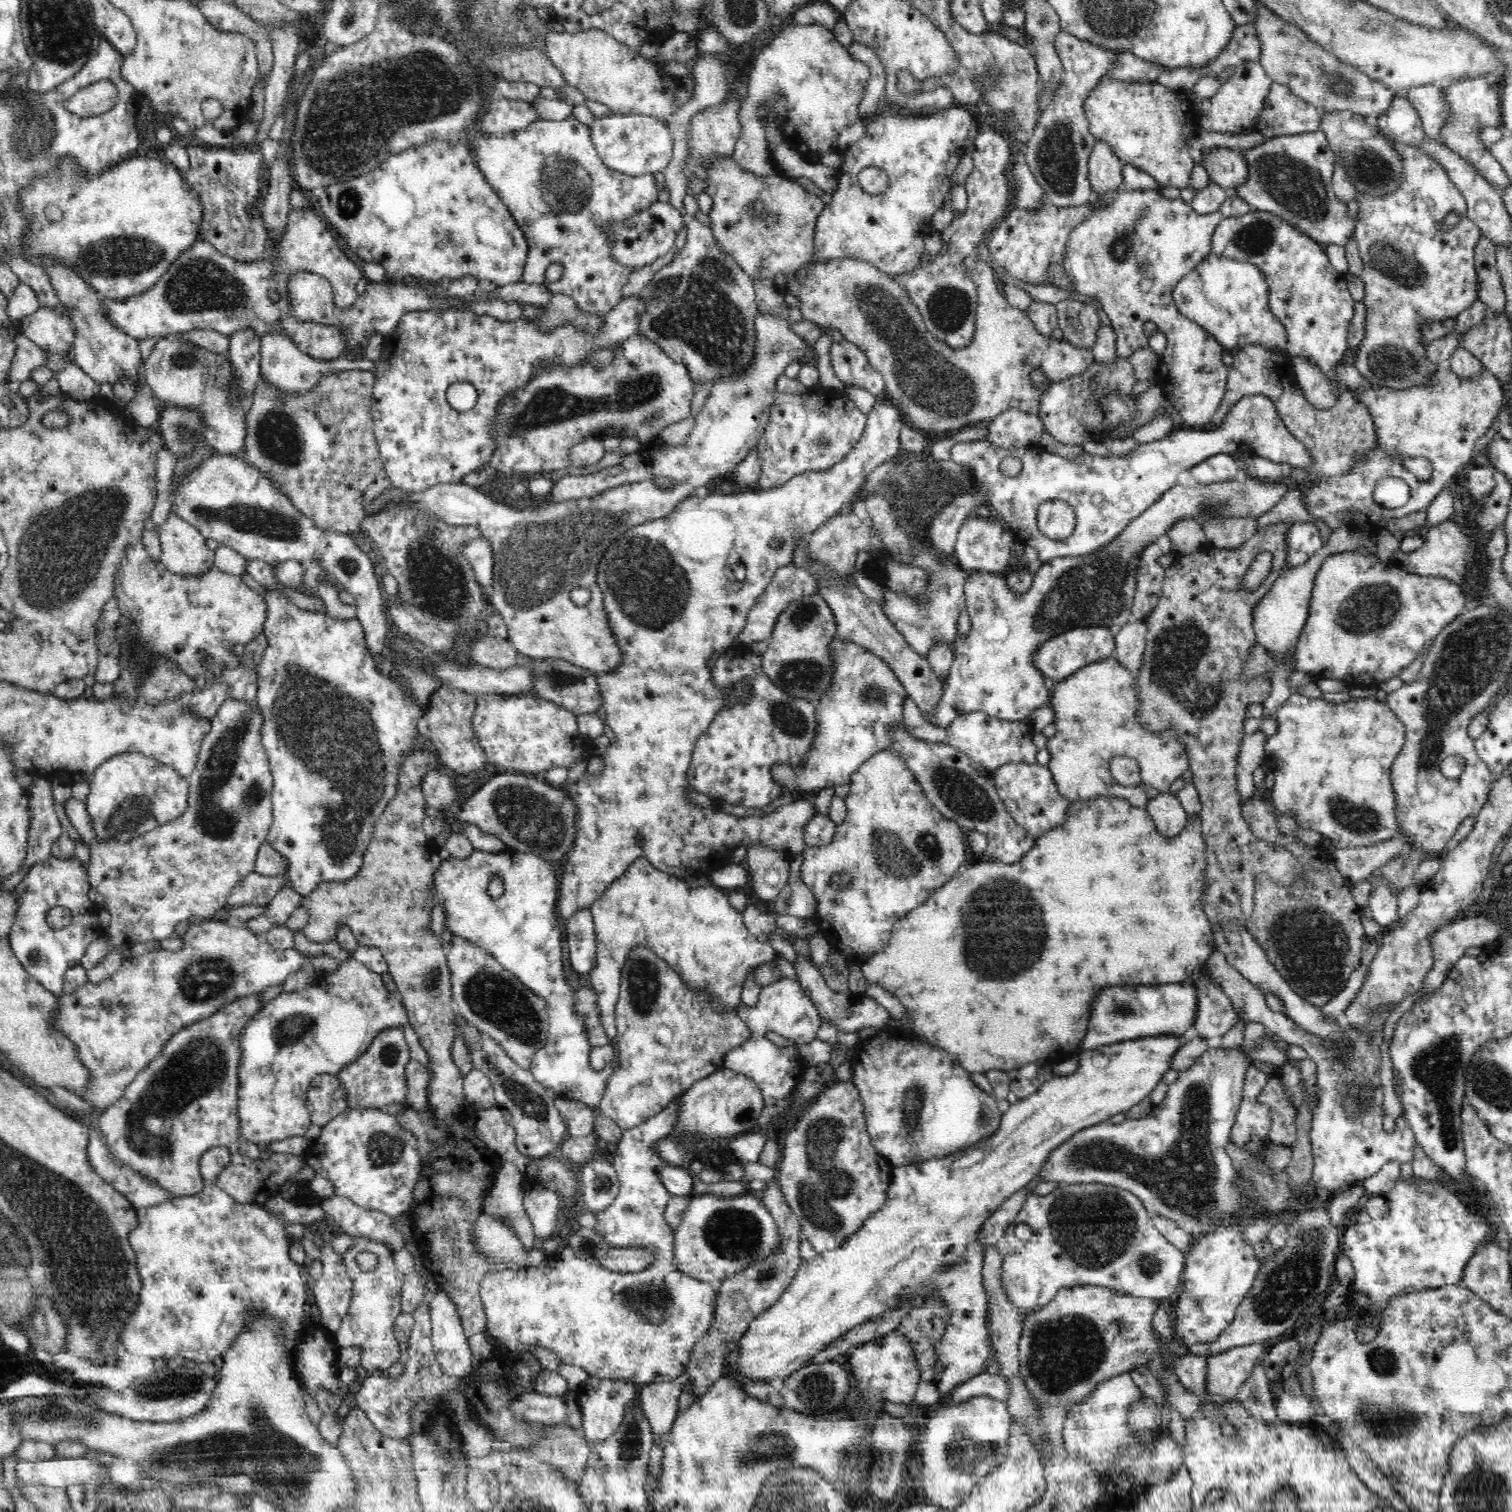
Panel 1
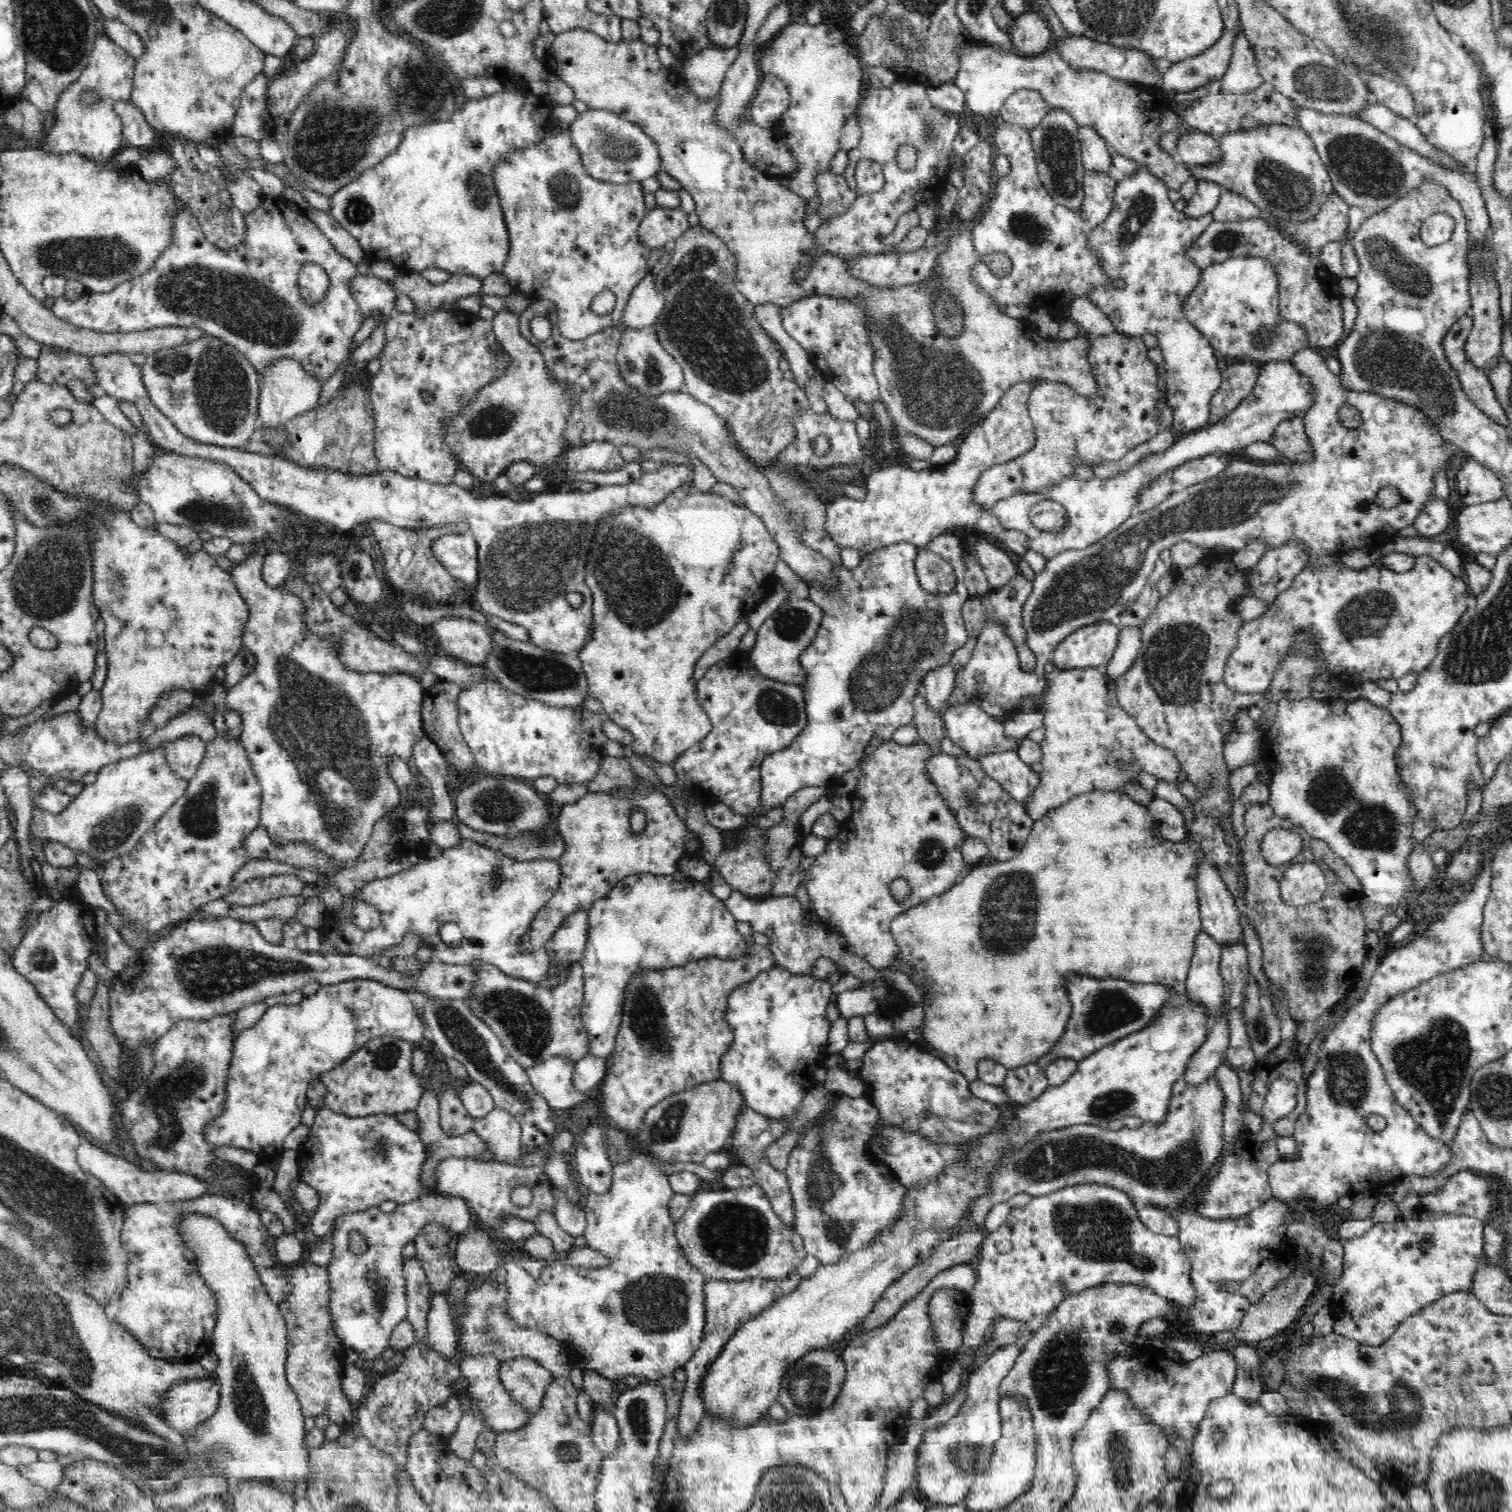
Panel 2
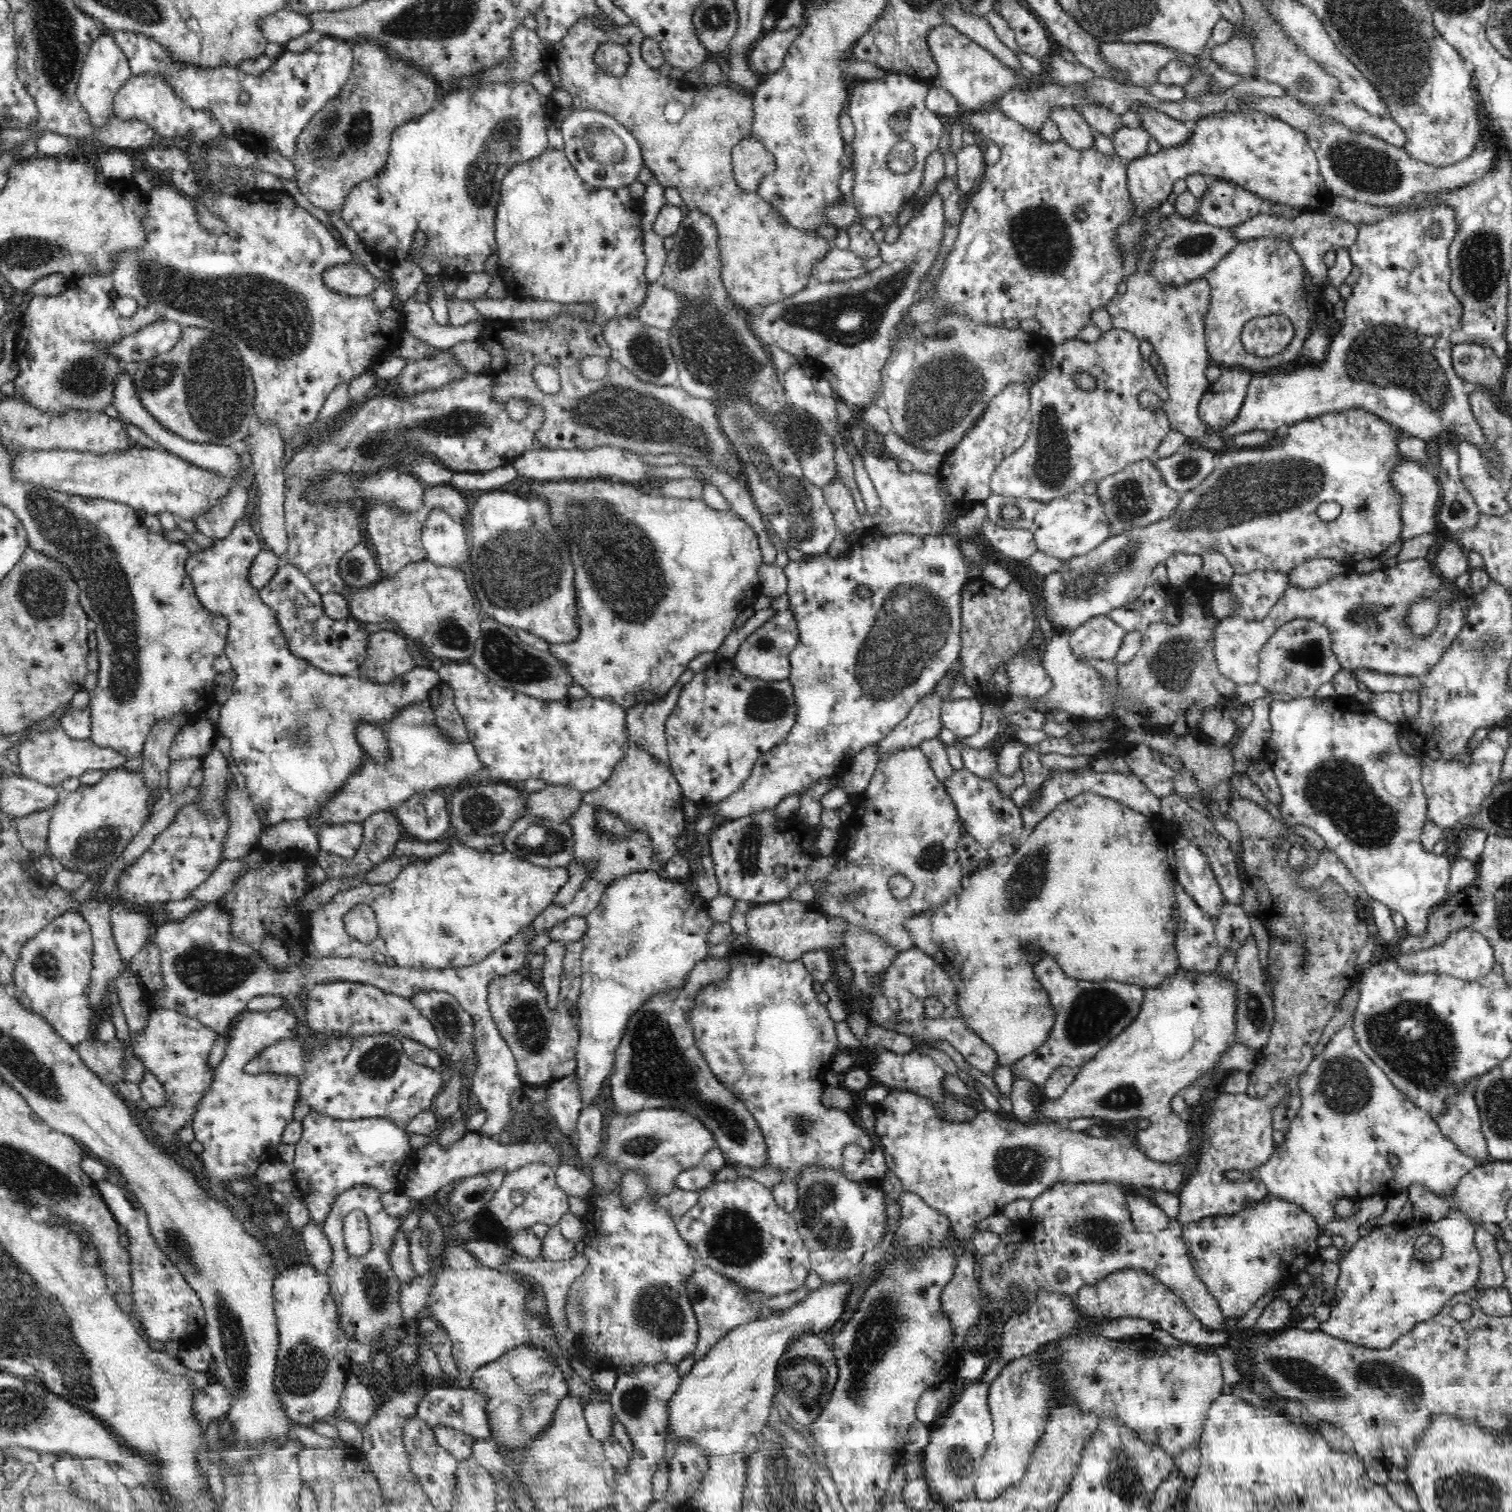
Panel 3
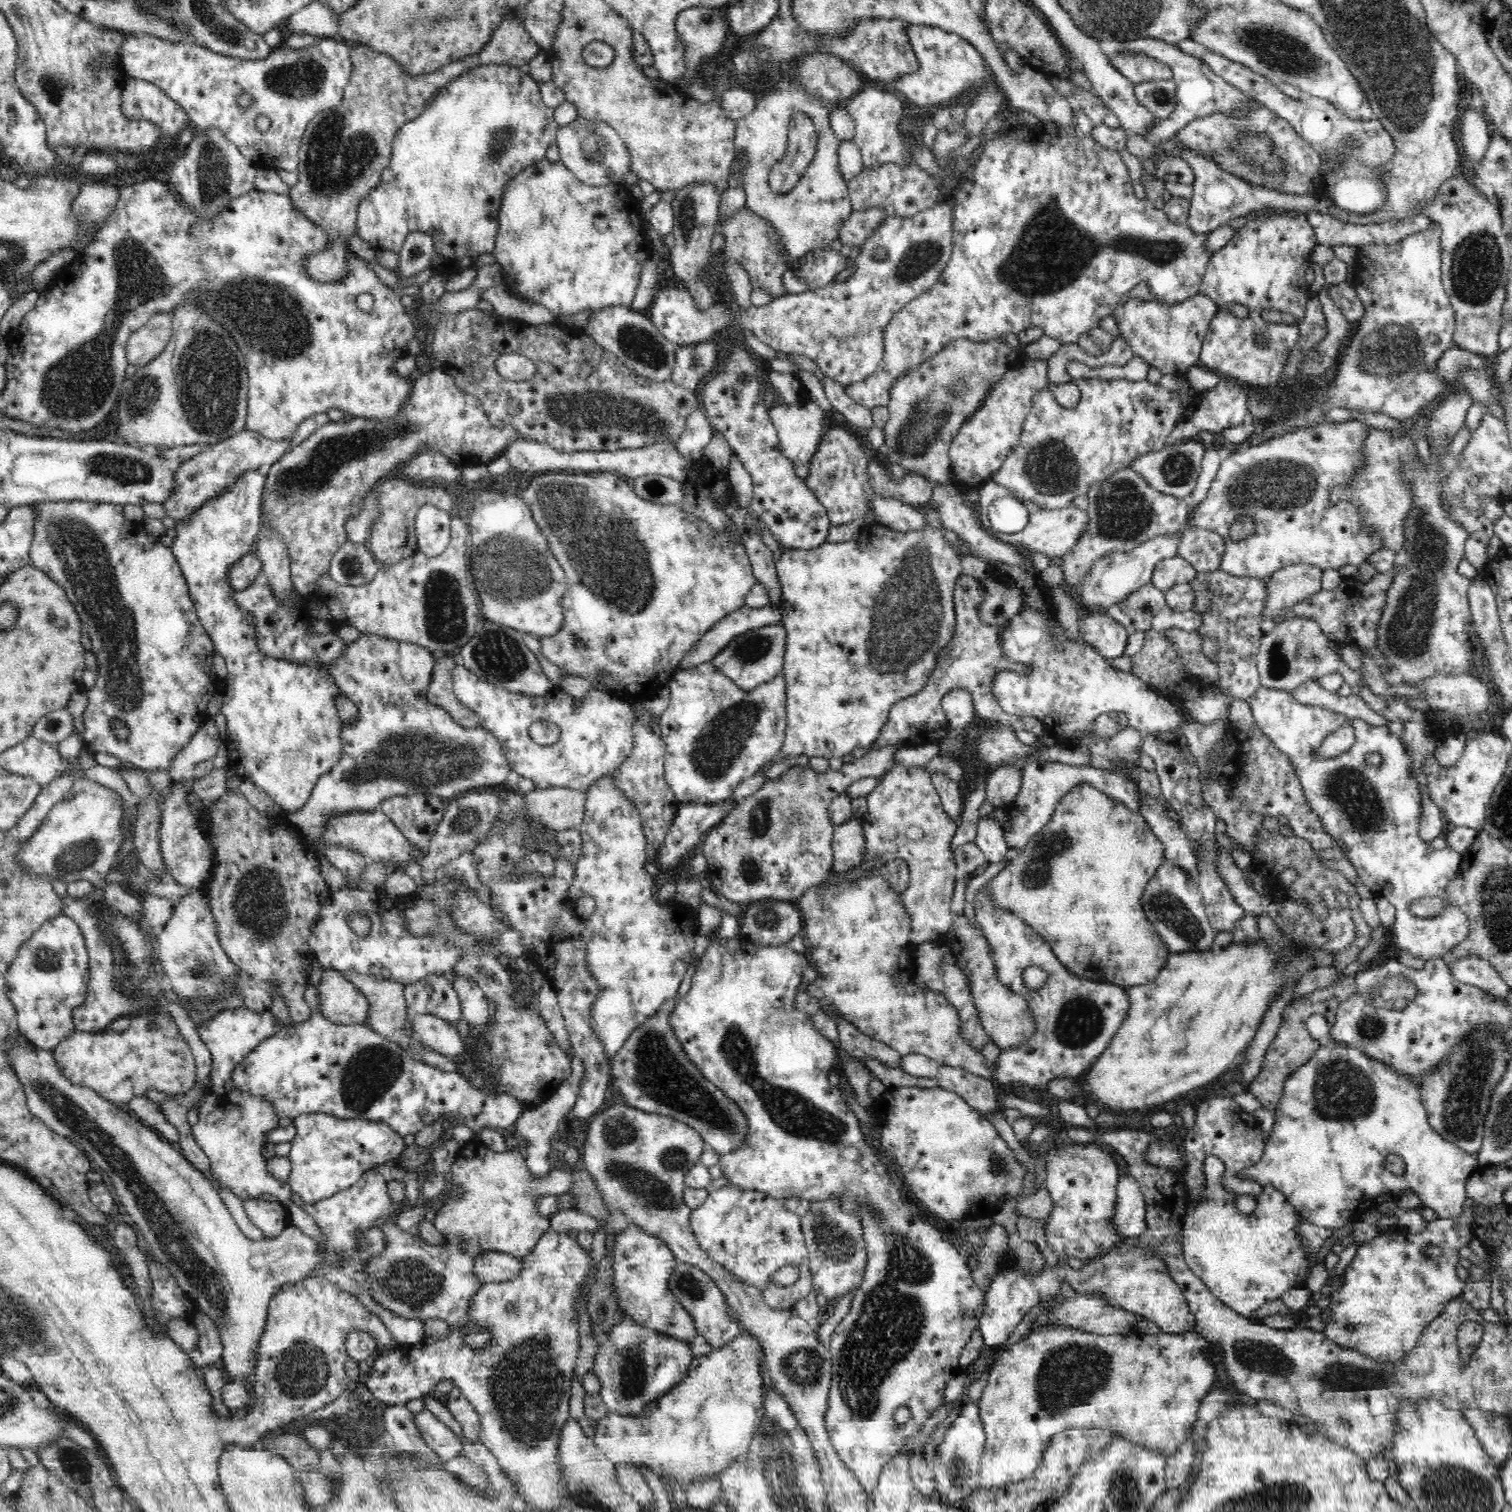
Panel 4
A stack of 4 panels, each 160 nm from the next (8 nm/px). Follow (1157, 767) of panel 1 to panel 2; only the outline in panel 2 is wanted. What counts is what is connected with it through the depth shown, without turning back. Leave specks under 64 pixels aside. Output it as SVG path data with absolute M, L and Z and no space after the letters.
M1055 668L1047 675L1047 688L1042 696L1046 699L1043 720L1046 732L1041 743L1043 770L1039 774L1040 784L1023 804L1030 818L1038 821L1049 810L1058 808L1058 805L1067 803L1073 796L1085 792L1122 790L1128 783L1138 781L1140 772L1153 774L1158 780L1176 782L1181 770L1179 760L1170 749L1145 737L1140 725L1118 704L1116 681L1108 677L1106 668Z

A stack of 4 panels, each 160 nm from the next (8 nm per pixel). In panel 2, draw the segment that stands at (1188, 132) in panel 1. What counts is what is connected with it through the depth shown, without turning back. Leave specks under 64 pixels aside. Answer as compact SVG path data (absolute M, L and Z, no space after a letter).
M966 43L959 52L960 68L954 84L962 90L968 110L984 120L1000 116L1001 106L1020 88L1038 91L1048 106L1068 111L1078 126L1092 128L1115 152L1144 166L1166 184L1169 190L1180 191L1190 180L1189 167L1177 157L1160 149L1160 124L1174 102L1160 88L1145 94L1137 84L1112 78L1106 73L1076 69L1062 58L1056 48L1033 57L1008 53L990 45Z

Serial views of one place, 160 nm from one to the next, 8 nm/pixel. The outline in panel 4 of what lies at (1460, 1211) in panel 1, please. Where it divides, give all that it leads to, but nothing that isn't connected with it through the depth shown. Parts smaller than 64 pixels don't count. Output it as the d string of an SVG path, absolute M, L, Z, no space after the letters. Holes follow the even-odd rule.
M1448 1218L1432 1220L1421 1233L1413 1234L1401 1227L1398 1227L1398 1233L1398 1238L1378 1235L1357 1249L1352 1262L1345 1268L1343 1285L1330 1296L1332 1322L1323 1330L1332 1342L1342 1348L1352 1348L1378 1362L1392 1364L1400 1364L1408 1357L1430 1321L1436 1320L1445 1306L1461 1295L1466 1282L1456 1274L1456 1266L1464 1263L1458 1249L1468 1246L1468 1242L1475 1238L1471 1224L1460 1224ZM1428 1244L1441 1247L1442 1255L1436 1258L1424 1255L1422 1250Z

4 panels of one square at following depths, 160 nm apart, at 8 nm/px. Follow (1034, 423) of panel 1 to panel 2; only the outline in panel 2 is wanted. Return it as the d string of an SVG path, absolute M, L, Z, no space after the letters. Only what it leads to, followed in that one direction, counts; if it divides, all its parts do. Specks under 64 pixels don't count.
M1044 381L1018 382L1011 386L1002 396L1000 404L979 425L973 427L963 442L958 443L952 462L932 464L919 471L901 465L880 465L878 468L875 462L870 464L870 474L862 483L866 491L863 501L840 494L827 504L824 529L840 548L841 564L847 569L855 569L862 554L897 542L910 542L924 547L944 534L946 528L954 526L977 528L981 534L991 536L994 543L1023 557L1031 549L1024 532L1005 529L994 511L976 503L972 494L982 472L995 464L1015 459L1034 446L1036 437L1027 403L1034 385Z

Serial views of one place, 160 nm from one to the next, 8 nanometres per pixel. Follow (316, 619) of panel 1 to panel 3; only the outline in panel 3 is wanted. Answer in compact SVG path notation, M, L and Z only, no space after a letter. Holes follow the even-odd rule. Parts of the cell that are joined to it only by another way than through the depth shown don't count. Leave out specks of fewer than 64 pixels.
M245 512L240 520L237 520L232 527L232 530L223 539L213 539L212 546L200 550L200 552L190 553L186 559L185 569L187 575L192 579L196 595L198 599L204 605L206 610L210 611L212 615L226 617L228 619L228 638L226 640L226 646L224 649L224 657L228 658L232 671L236 673L236 681L234 681L233 686L233 696L227 698L226 702L221 704L221 712L218 722L215 724L217 727L218 737L226 737L231 741L231 755L236 762L236 766L245 778L246 789L252 803L254 803L254 810L263 808L265 810L265 821L262 823L264 826L276 824L282 821L296 820L296 819L315 819L319 817L319 810L321 806L324 806L326 800L328 800L345 782L349 779L350 775L353 775L354 771L357 771L361 764L370 757L367 752L362 748L362 745L358 743L358 725L362 721L368 721L374 723L381 729L382 725L393 719L397 712L404 710L404 708L409 707L410 703L416 701L423 701L429 698L430 692L436 688L441 683L439 678L439 673L436 670L432 670L429 667L417 667L411 672L408 672L405 676L400 679L390 680L388 684L378 684L377 680L362 679L361 677L351 676L340 676L338 674L326 673L320 668L308 663L308 661L296 657L293 652L288 648L288 643L286 643L286 637L282 633L282 627L278 625L278 618L276 618L276 613L272 611L272 607L264 605L262 599L260 599L259 589L254 588L250 581L248 580L250 565L254 562L257 554L262 548L262 543L258 539L258 535L252 531L252 526L250 522L252 520L252 512ZM363 823L320 824L318 828L319 848L324 852L352 860L363 841Z

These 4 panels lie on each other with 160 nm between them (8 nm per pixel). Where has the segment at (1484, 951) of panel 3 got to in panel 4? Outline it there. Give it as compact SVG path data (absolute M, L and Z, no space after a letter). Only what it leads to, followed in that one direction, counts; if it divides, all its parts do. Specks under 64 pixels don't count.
M1466 956L1450 964L1454 978L1464 984L1472 984L1498 998L1508 998L1510 987L1500 978L1498 971L1492 965L1477 956Z

